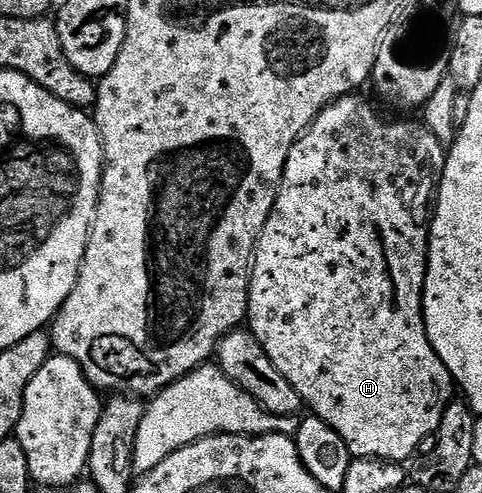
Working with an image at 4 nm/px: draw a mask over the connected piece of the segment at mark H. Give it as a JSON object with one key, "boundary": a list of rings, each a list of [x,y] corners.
{"boundary":[[[352,94],[342,96],[340,100],[334,100],[330,106],[324,108],[323,112],[318,116],[306,132],[300,136],[299,141],[293,146],[293,150],[289,150],[289,158],[285,162],[285,170],[283,171],[283,180],[279,184],[279,196],[275,200],[275,209],[269,214],[269,218],[265,222],[265,226],[261,230],[259,240],[255,244],[255,254],[251,265],[251,289],[249,290],[249,298],[247,299],[247,320],[249,321],[249,330],[257,338],[257,342],[261,342],[264,354],[269,358],[269,362],[273,362],[273,366],[277,366],[277,370],[281,370],[281,374],[285,378],[289,378],[289,386],[293,386],[293,390],[297,390],[297,394],[303,400],[304,405],[313,413],[317,419],[324,420],[337,435],[344,440],[345,446],[348,447],[352,457],[356,460],[393,460],[396,462],[407,462],[418,453],[421,442],[427,436],[434,436],[441,422],[441,414],[446,405],[450,404],[453,399],[453,381],[449,370],[445,366],[445,362],[441,362],[441,358],[437,358],[437,354],[433,350],[433,346],[427,337],[427,327],[423,321],[423,287],[425,286],[425,278],[427,277],[427,242],[431,239],[431,217],[435,201],[439,195],[439,183],[443,177],[443,167],[447,164],[447,152],[445,146],[441,142],[437,142],[437,138],[428,130],[426,124],[411,120],[386,120],[383,116],[375,113],[375,108],[371,104],[366,104],[362,100],[362,95]]]}

